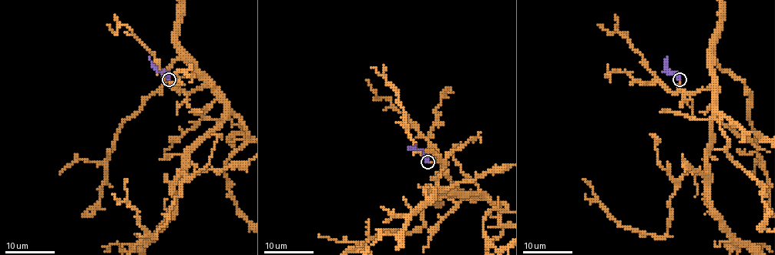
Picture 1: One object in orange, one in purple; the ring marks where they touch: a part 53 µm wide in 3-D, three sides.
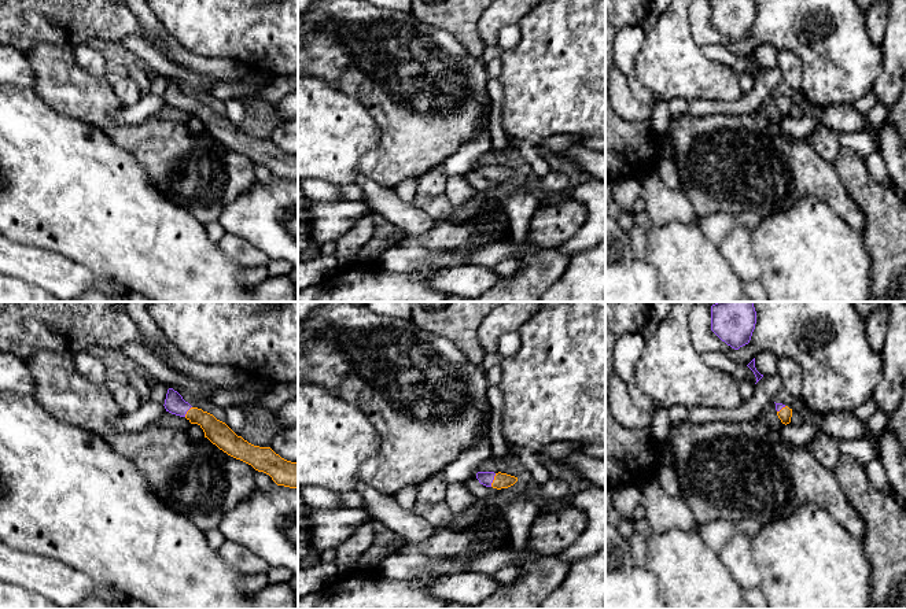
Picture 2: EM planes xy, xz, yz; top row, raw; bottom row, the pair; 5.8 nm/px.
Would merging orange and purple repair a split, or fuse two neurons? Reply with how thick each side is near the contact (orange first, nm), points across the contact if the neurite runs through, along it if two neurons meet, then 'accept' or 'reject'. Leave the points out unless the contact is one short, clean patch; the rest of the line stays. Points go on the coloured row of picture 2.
100/80 nm | across xz (501, 480), (493, 480), (485, 478) | accept

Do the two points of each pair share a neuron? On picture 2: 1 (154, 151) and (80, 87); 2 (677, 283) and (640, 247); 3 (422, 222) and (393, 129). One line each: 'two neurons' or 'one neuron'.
1: one neuron
2: two neurons
3: two neurons

